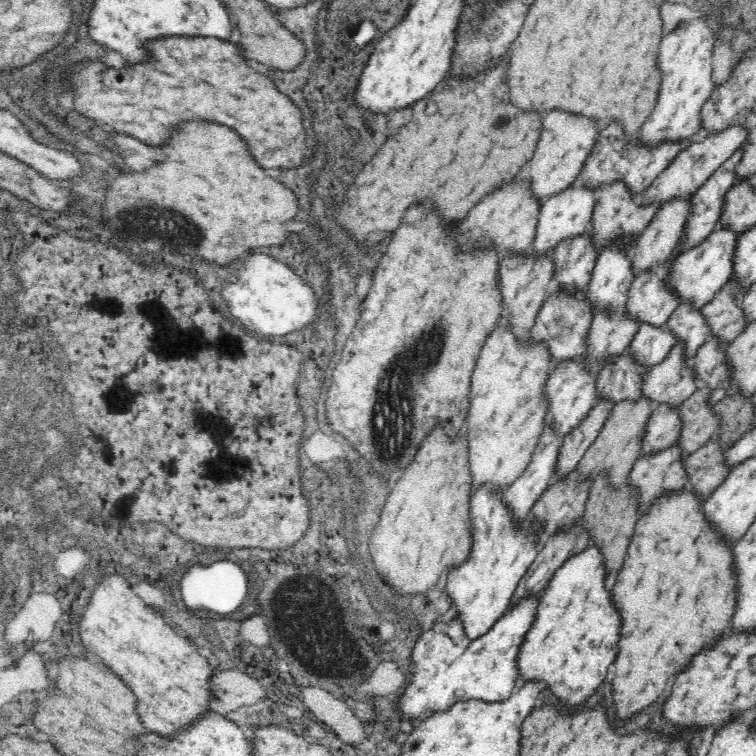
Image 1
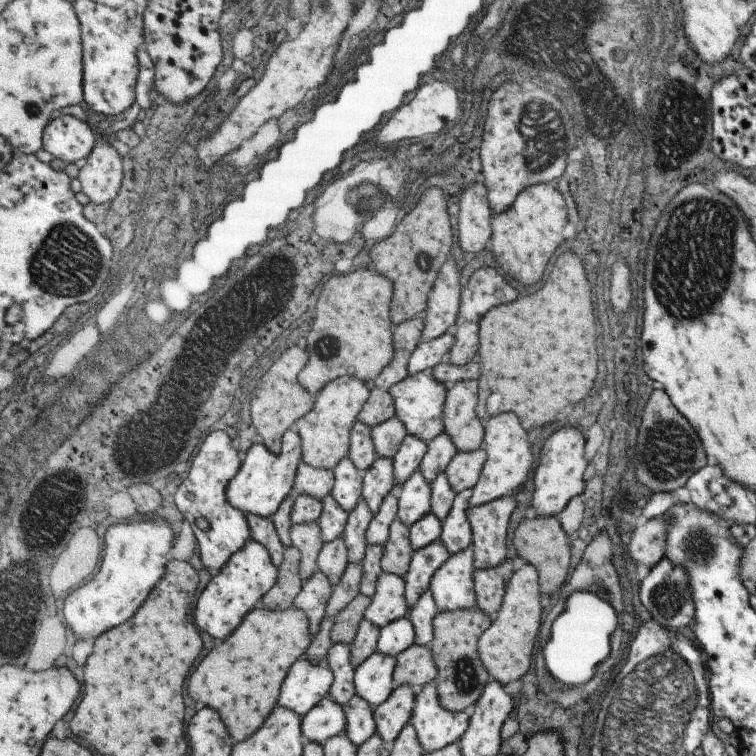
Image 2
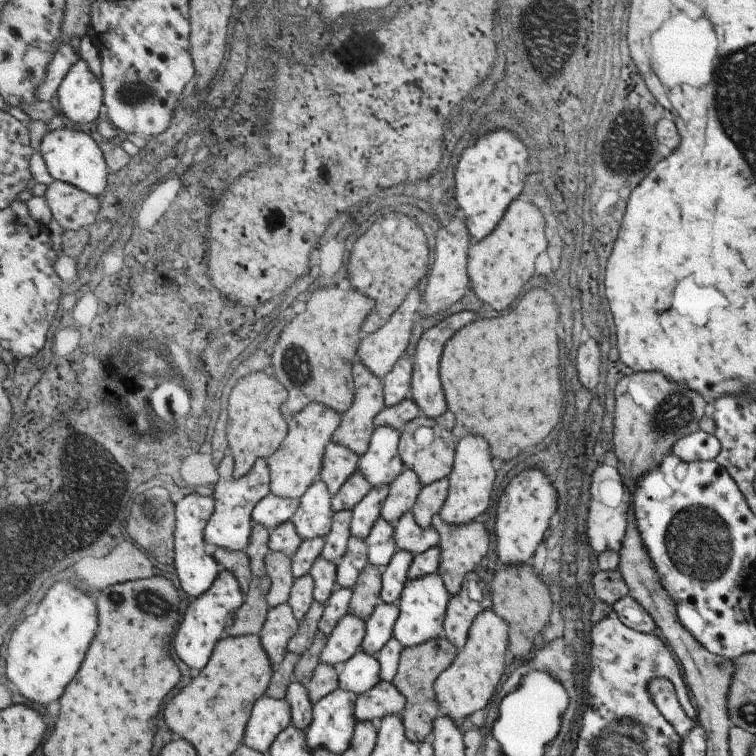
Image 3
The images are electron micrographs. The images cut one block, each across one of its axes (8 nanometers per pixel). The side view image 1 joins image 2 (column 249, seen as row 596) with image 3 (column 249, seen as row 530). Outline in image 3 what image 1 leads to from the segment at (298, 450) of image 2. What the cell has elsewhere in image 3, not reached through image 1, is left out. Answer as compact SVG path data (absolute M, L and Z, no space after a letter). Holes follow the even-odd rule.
M227 456L221 464L221 480L217 486L213 486L213 496L217 498L217 508L215 514L211 518L211 522L207 524L207 542L215 544L217 548L229 548L229 550L237 550L237 552L245 552L251 544L251 536L253 536L253 528L255 528L255 508L259 506L259 502L263 502L273 490L271 490L271 466L269 460L261 458L257 462L257 466L251 470L251 474L247 474L245 478L235 478L235 468L237 468L237 460Z

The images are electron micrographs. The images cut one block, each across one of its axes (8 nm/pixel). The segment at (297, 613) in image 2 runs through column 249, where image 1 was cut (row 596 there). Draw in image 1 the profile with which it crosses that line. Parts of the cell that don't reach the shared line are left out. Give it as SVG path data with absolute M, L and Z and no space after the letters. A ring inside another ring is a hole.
M690 486L662 490L662 494L658 494L658 498L642 512L624 566L616 574L612 588L614 604L622 610L622 642L616 660L616 678L612 680L612 696L620 718L630 718L634 712L652 704L662 694L666 676L678 674L678 670L690 662L690 654L694 654L698 646L706 646L714 636L732 628L740 582L736 552L728 534L722 538L724 532L718 530L718 526L712 526L704 508L704 500Z

